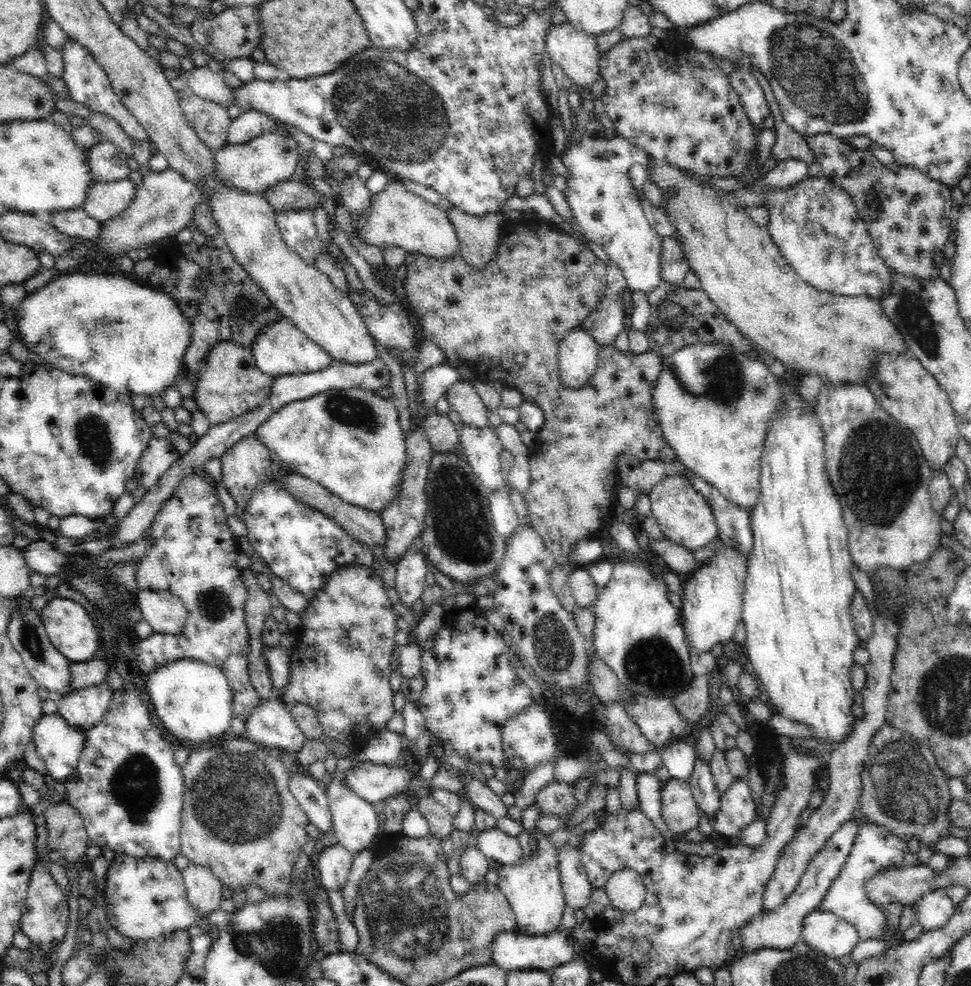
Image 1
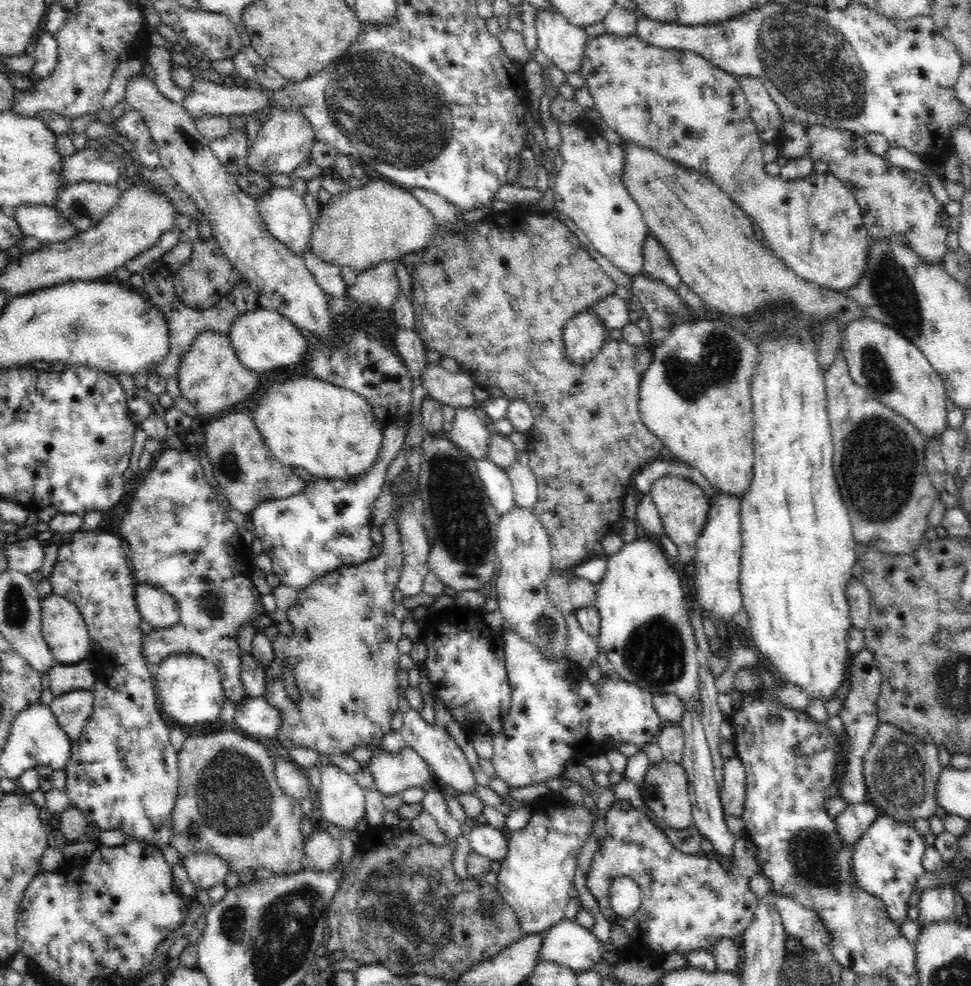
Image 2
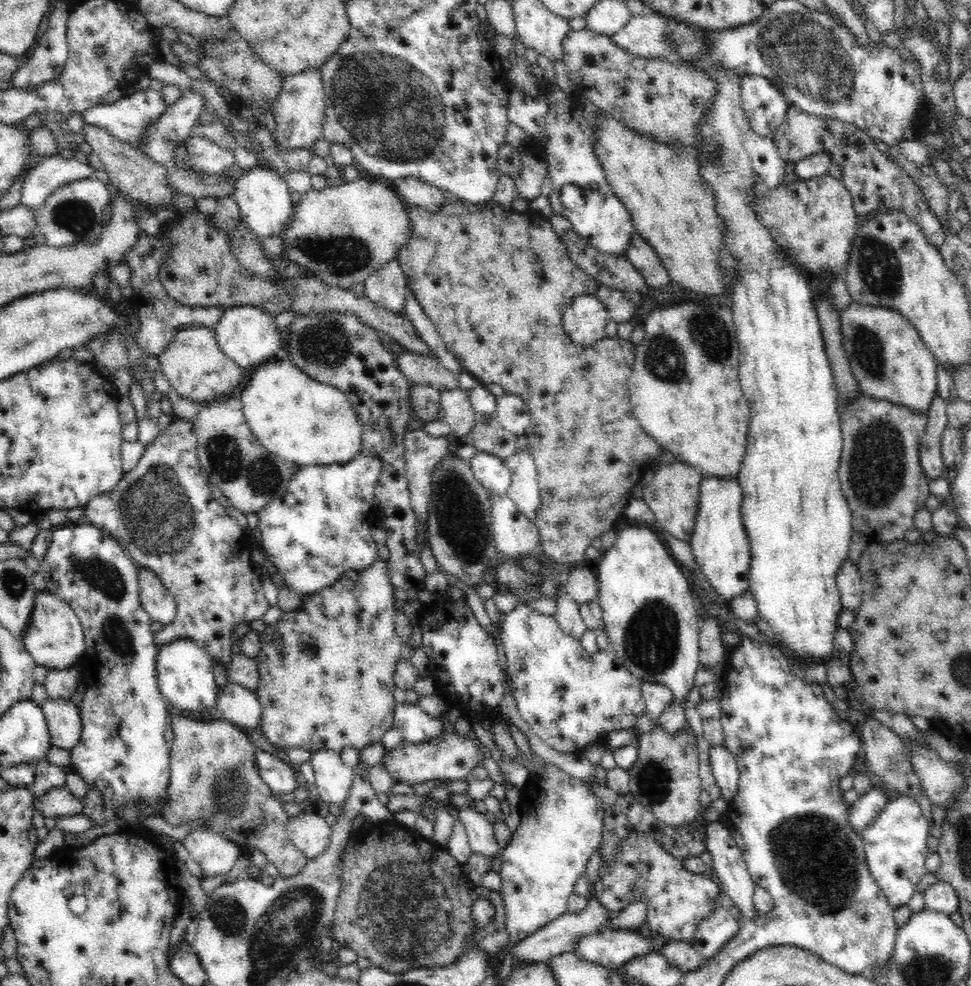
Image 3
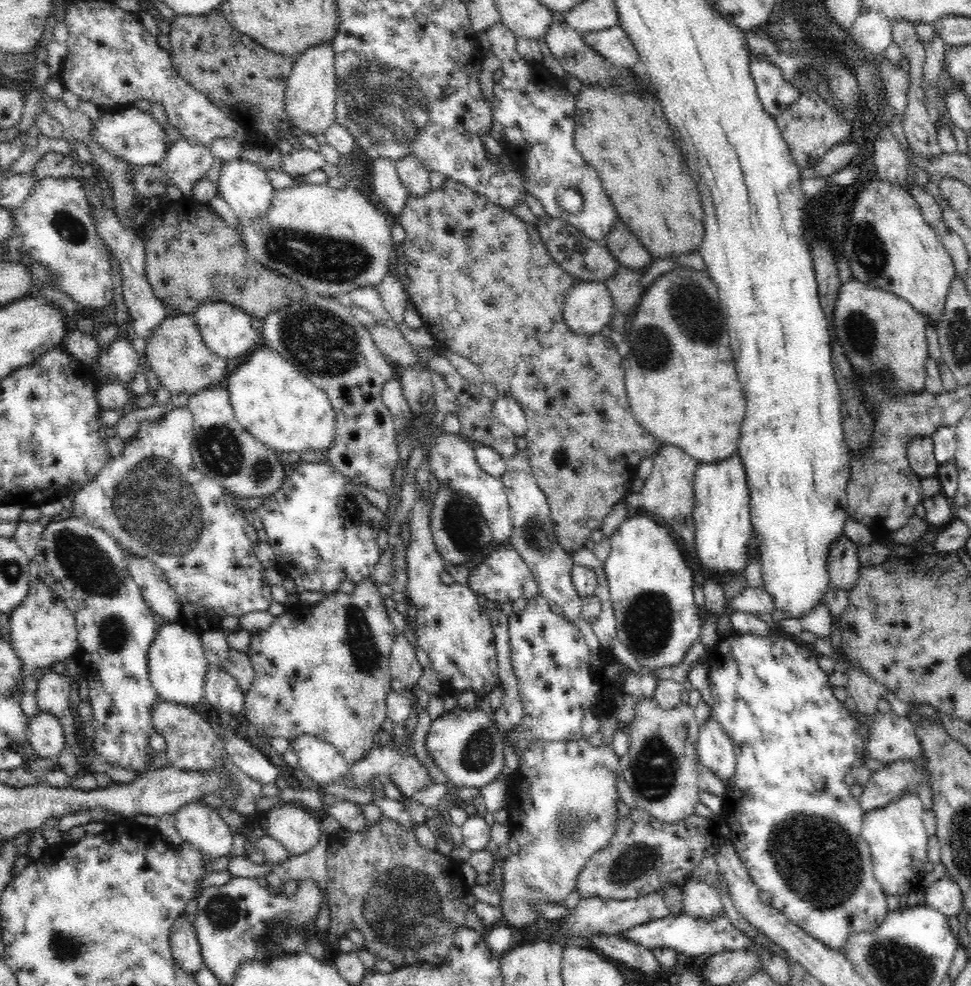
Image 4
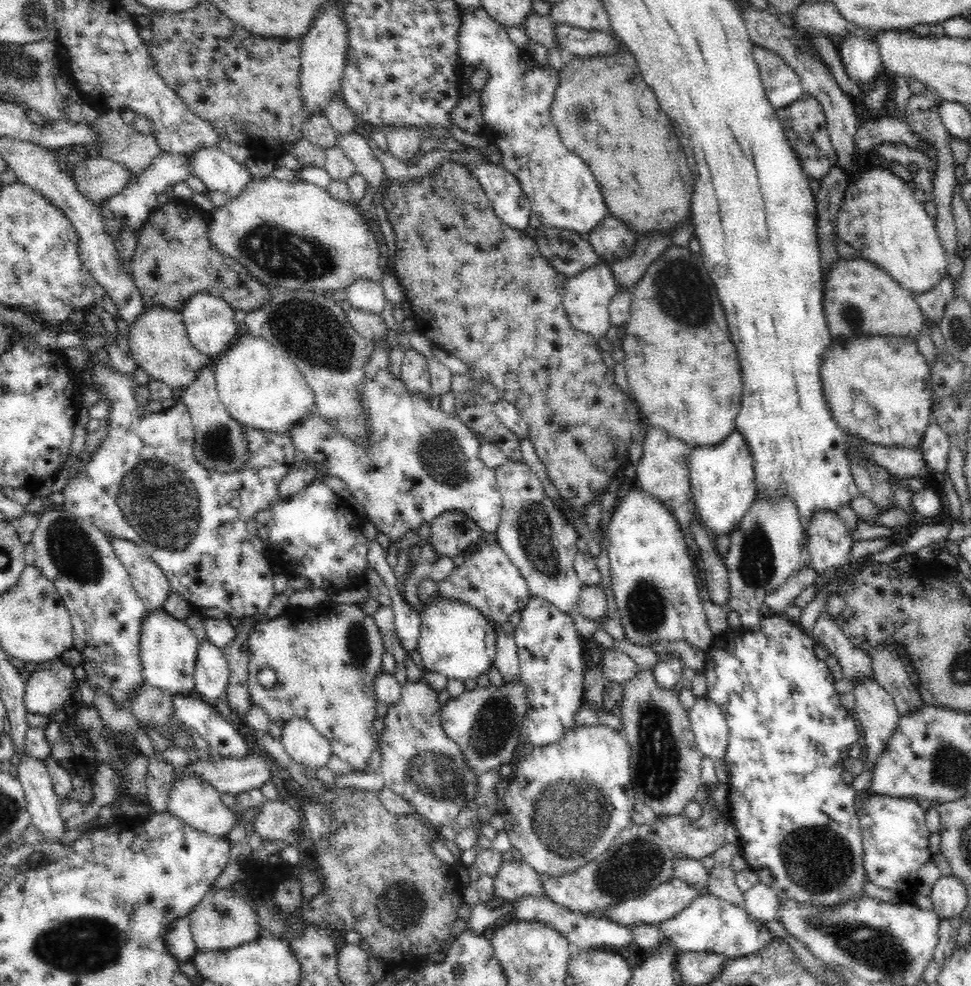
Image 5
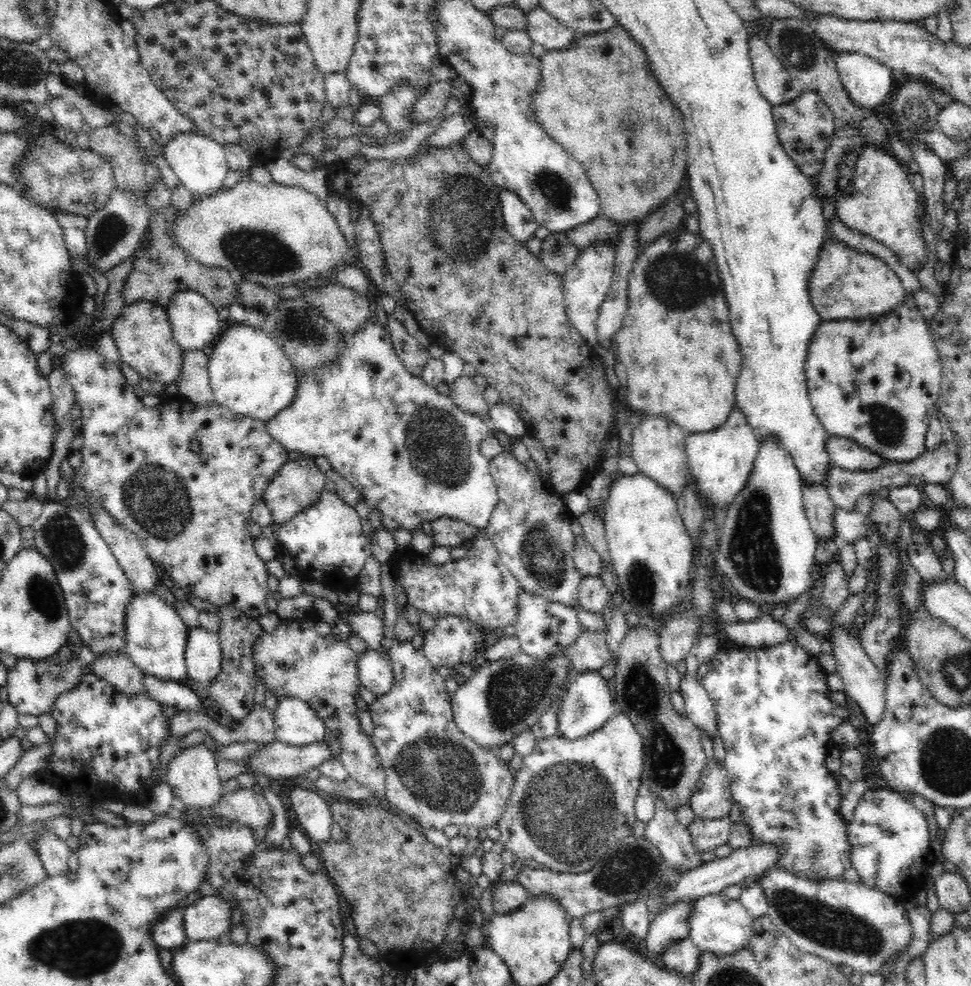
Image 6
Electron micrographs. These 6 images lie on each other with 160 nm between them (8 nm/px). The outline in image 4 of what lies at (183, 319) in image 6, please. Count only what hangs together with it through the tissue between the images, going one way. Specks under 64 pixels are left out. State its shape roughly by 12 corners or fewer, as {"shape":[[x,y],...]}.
{"shape":[[204,302],[193,312],[205,345],[244,358],[258,344],[245,309]]}

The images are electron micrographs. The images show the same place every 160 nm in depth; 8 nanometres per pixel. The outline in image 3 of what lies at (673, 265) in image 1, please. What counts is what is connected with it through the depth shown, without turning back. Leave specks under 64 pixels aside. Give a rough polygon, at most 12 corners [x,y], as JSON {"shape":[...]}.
{"shape":[[637,233],[625,257],[648,286],[662,289],[671,276]]}

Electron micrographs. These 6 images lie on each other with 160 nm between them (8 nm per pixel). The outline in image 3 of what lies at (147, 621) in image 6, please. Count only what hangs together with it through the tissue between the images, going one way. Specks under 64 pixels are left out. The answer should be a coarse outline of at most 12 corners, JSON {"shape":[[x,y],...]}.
{"shape":[[190,639],[159,647],[159,691],[180,710],[212,708],[214,659]]}

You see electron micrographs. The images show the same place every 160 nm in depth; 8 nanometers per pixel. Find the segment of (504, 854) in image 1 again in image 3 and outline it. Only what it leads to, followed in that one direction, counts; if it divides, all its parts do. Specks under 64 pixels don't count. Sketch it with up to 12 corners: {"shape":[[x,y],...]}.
{"shape":[[464,806],[455,814],[472,852],[500,855],[494,825],[484,813]]}

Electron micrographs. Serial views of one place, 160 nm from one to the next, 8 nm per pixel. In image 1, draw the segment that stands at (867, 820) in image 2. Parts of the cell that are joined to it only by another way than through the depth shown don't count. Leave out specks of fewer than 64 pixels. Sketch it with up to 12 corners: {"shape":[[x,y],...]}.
{"shape":[[861,817],[840,828],[798,886],[740,930],[744,951],[792,949],[854,846]]}

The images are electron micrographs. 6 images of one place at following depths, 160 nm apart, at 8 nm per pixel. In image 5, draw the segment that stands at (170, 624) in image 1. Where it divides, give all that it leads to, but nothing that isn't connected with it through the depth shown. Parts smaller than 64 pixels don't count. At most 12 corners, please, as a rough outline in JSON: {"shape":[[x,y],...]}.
{"shape":[[112,536],[113,551],[148,611],[171,587],[142,547]]}

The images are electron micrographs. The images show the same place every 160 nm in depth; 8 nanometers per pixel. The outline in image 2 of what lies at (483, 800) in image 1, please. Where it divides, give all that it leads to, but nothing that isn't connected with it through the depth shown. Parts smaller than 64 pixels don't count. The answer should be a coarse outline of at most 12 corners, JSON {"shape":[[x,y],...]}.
{"shape":[[406,710],[404,742],[452,792],[471,793],[470,764],[446,728]]}

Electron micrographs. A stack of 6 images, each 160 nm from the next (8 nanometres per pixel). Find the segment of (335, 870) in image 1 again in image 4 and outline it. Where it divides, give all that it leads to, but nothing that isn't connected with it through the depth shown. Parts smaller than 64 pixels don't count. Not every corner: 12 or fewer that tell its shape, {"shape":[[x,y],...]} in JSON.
{"shape":[[295,804],[271,808],[266,836],[288,853],[309,853],[324,832],[321,816]]}

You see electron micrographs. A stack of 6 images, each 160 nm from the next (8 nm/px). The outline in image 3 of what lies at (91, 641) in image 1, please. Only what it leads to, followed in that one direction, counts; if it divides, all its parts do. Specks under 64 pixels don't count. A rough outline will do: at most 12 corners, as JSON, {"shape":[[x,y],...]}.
{"shape":[[38,591],[24,634],[36,665],[80,663],[85,631],[74,609]]}

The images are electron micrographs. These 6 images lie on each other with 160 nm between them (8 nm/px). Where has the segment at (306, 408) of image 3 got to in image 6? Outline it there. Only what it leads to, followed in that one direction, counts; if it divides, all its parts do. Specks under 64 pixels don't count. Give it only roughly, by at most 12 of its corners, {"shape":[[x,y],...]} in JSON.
{"shape":[[234,324],[208,355],[214,400],[270,422],[300,374],[266,332]]}

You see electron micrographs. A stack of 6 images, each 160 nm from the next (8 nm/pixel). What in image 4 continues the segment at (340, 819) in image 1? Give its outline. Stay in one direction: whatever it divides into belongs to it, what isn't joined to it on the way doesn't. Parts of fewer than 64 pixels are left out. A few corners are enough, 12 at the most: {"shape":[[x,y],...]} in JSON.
{"shape":[[310,735],[290,742],[314,782],[332,784],[350,764],[331,744]]}

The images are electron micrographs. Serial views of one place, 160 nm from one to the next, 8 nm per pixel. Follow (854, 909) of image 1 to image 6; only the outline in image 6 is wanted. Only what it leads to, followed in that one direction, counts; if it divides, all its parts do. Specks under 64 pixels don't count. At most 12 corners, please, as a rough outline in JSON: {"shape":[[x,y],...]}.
{"shape":[[868,789],[848,824],[860,882],[905,903],[933,863],[908,795]]}

